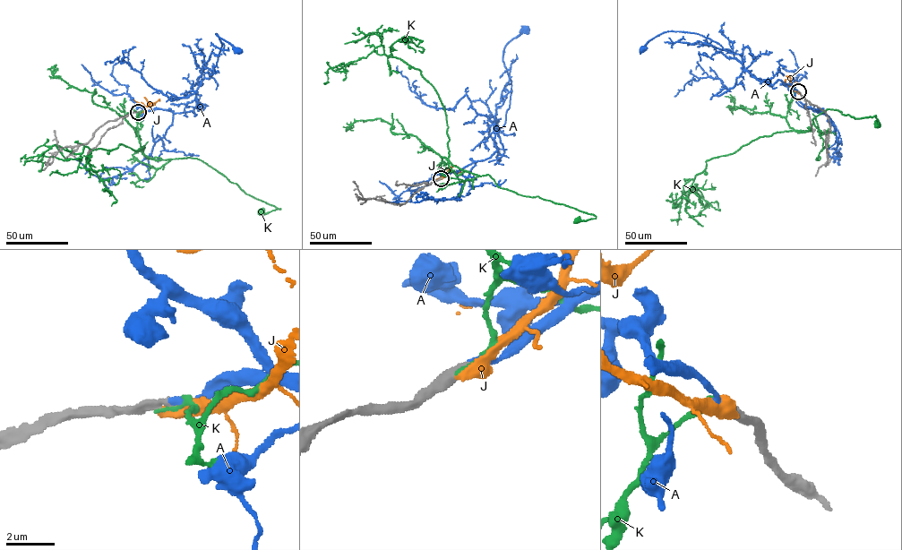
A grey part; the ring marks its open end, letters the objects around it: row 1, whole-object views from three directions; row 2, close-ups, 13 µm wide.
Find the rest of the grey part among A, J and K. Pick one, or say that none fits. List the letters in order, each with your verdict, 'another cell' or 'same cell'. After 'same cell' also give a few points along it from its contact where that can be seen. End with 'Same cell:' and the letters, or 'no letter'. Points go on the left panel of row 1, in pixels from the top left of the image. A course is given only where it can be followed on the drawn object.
A: same cell | via (138, 112), (160, 108), (195, 116), (196, 90), (209, 78), (221, 47), (216, 33), (237, 50)
J: another cell
K: another cell
Same cell: A

